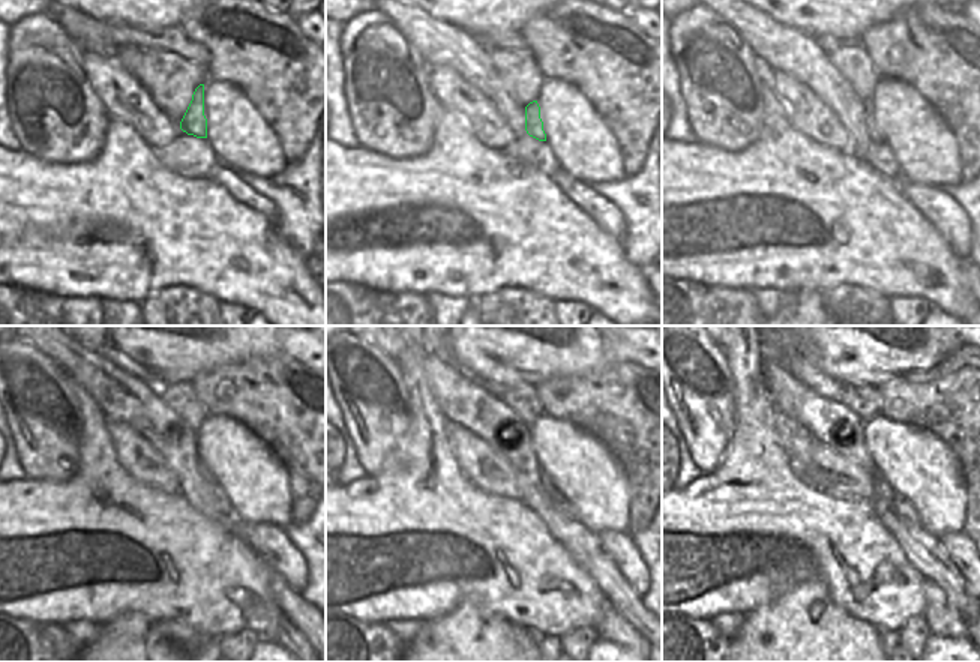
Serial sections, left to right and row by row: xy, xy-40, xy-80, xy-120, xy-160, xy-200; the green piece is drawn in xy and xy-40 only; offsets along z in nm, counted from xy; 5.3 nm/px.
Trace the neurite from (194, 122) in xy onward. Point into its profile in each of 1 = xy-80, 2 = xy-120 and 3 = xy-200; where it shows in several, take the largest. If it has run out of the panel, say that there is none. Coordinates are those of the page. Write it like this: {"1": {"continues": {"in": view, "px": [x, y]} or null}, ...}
{"1": {"continues": {"in": "xy-80", "px": [874, 132]}}, "2": {"continues": {"in": "xy-120", "px": [209, 478]}}, "3": {"continues": {"in": "xy-200", "px": [884, 512]}}}

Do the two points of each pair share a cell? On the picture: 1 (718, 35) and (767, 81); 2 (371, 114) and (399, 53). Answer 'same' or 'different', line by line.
1: different
2: same

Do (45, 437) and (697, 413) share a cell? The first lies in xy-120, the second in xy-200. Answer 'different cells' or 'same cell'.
same cell

